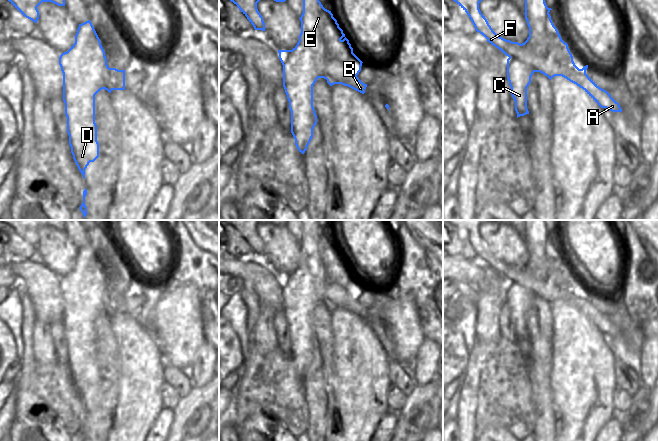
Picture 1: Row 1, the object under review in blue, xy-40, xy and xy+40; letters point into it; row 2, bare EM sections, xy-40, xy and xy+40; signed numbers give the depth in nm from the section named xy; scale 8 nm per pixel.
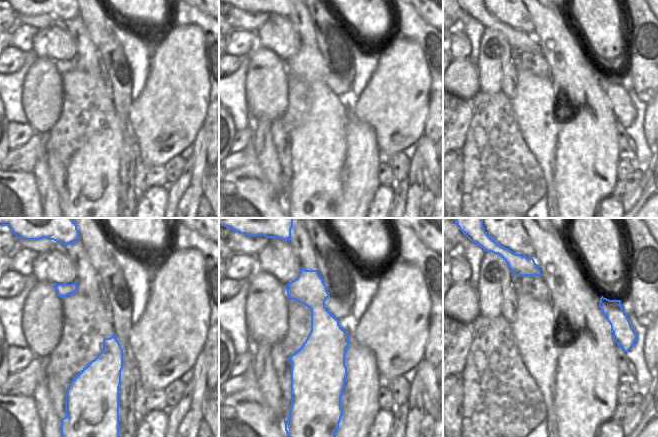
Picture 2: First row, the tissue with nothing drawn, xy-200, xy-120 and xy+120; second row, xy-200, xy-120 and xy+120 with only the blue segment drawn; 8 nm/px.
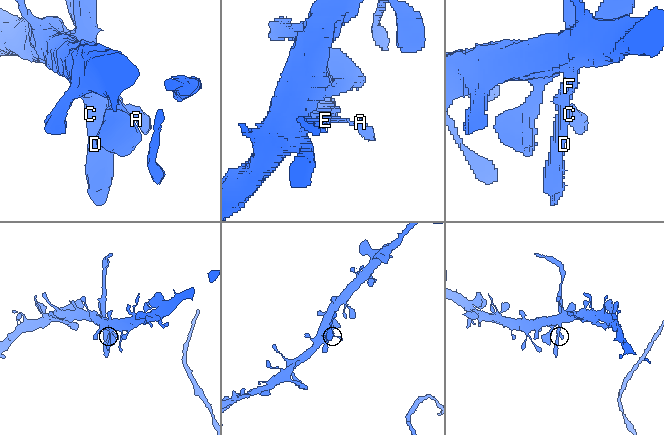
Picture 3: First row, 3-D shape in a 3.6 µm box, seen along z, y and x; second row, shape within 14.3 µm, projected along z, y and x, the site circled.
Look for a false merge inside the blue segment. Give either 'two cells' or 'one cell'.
two cells

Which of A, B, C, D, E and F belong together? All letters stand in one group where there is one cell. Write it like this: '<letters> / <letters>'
A B E / C D F

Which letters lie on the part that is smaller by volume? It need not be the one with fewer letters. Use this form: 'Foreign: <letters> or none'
Foreign: A, B, E.

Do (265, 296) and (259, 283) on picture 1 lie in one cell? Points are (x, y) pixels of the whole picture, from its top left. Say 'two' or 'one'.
one

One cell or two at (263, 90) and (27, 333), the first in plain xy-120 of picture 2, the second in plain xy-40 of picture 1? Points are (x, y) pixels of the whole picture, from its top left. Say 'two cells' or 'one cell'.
two cells

